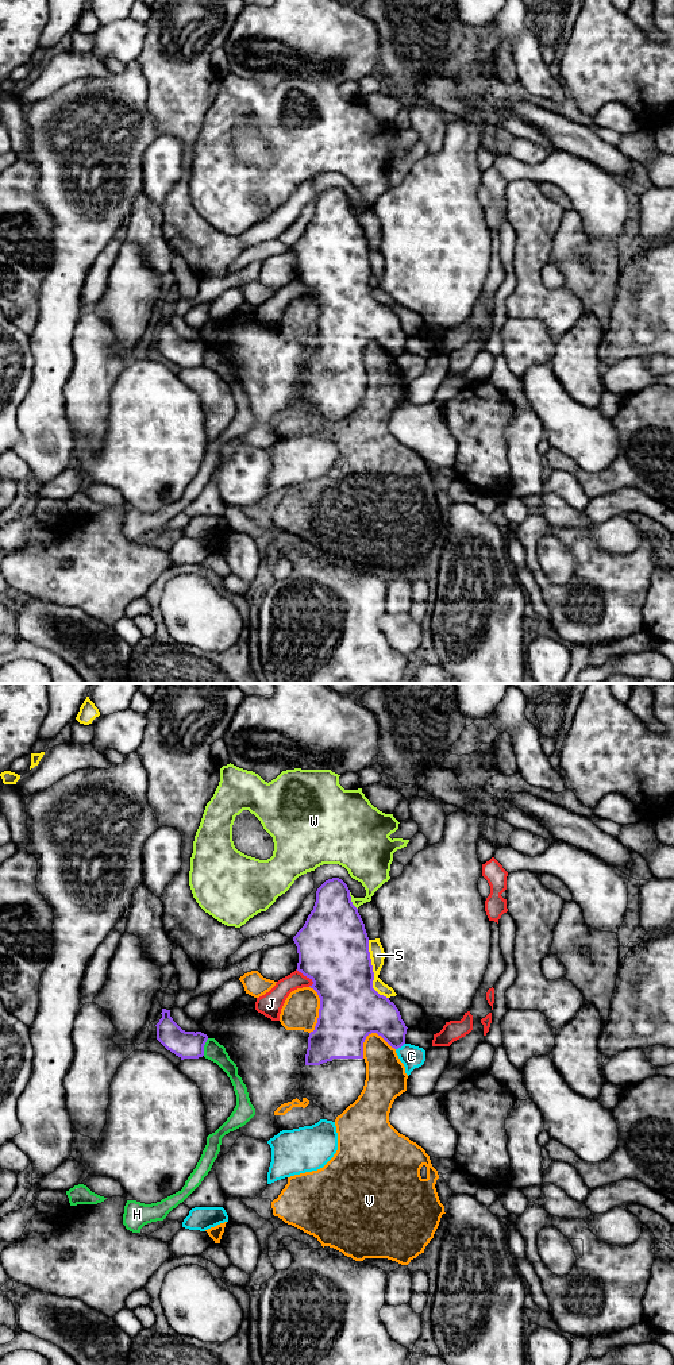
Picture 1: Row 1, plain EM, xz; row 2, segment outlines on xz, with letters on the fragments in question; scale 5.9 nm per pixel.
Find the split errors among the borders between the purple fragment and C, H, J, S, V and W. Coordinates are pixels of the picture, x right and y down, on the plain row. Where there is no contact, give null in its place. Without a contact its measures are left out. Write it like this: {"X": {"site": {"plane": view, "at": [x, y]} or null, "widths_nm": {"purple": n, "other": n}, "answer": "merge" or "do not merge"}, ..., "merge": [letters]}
{"C": {"site": {"plane": "xz", "at": [400, 355]}, "widths_nm": {"purple": 220, "other": 140}, "answer": "do not merge"}, "H": {"site": {"plane": "xz", "at": [203, 355]}, "widths_nm": {"purple": 160, "other": 120}, "answer": "do not merge"}, "J": {"site": {"plane": "xz", "at": [305, 284]}, "widths_nm": {"purple": 420, "other": 130}, "answer": "do not merge"}, "S": {"site": {"plane": "xz", "at": [372, 280]}, "widths_nm": {"purple": 400, "other": 90}, "answer": "do not merge"}, "V": {"site": {"plane": "xz", "at": [370, 342]}, "widths_nm": {"purple": 360, "other": 220}, "answer": "do not merge"}, "W": {"site": {"plane": "xz", "at": [350, 209]}, "widths_nm": {"purple": 380, "other": 240}, "answer": "do not merge"}, "merge": []}

